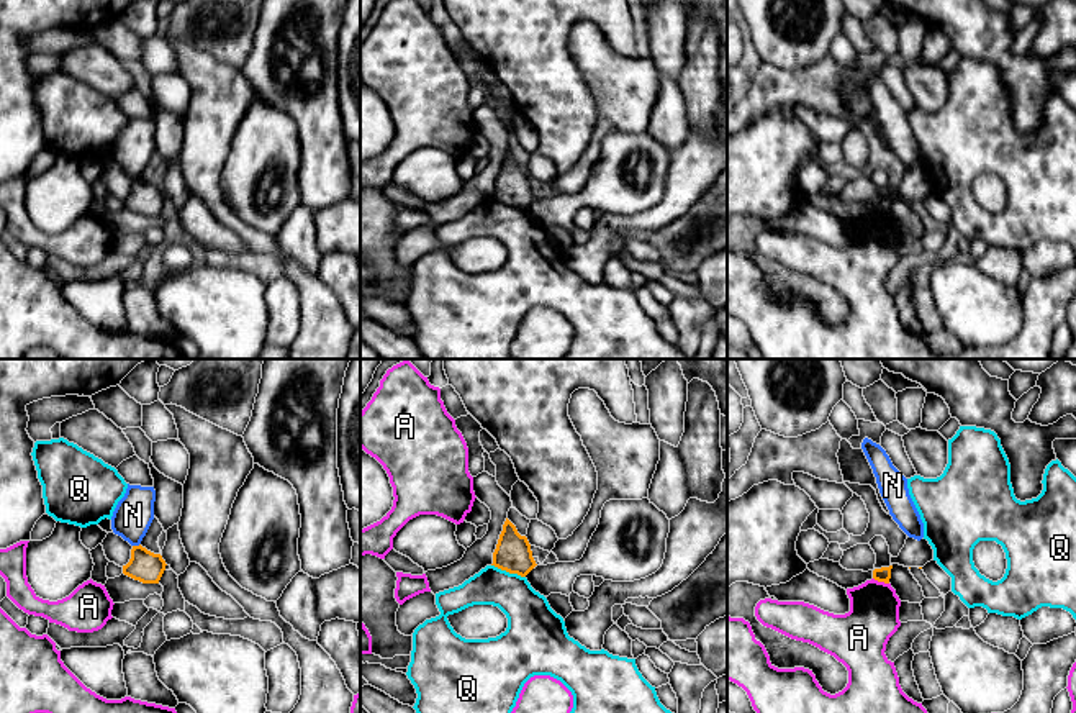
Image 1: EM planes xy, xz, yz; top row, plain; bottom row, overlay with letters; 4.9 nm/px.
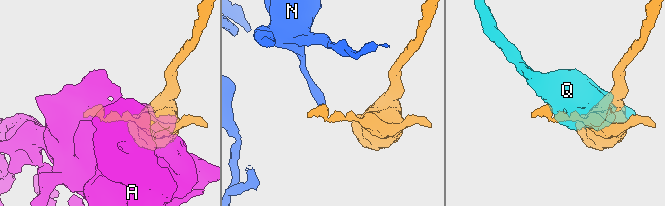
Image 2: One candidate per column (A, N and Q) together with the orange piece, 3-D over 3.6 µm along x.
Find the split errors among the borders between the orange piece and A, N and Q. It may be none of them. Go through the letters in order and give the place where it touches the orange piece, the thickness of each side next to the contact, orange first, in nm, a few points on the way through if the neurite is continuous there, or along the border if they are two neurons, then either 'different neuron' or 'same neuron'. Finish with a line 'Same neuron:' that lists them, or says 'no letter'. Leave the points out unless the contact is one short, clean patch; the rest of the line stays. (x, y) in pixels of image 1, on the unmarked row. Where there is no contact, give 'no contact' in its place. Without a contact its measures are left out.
A: meets orange in yz at (881, 213); 70 nm thick on the orange side, 240 nm on the other; different neuron
N: meets orange in xy at (136, 179); 160 nm thick on the orange side, 190 nm on the other; border along xy (140, 176), (133, 179); different neuron
Q: meets orange in xz at (508, 204); 180 nm thick on the orange side, 220 nm on the other; different neuron
Same neuron: no letter

